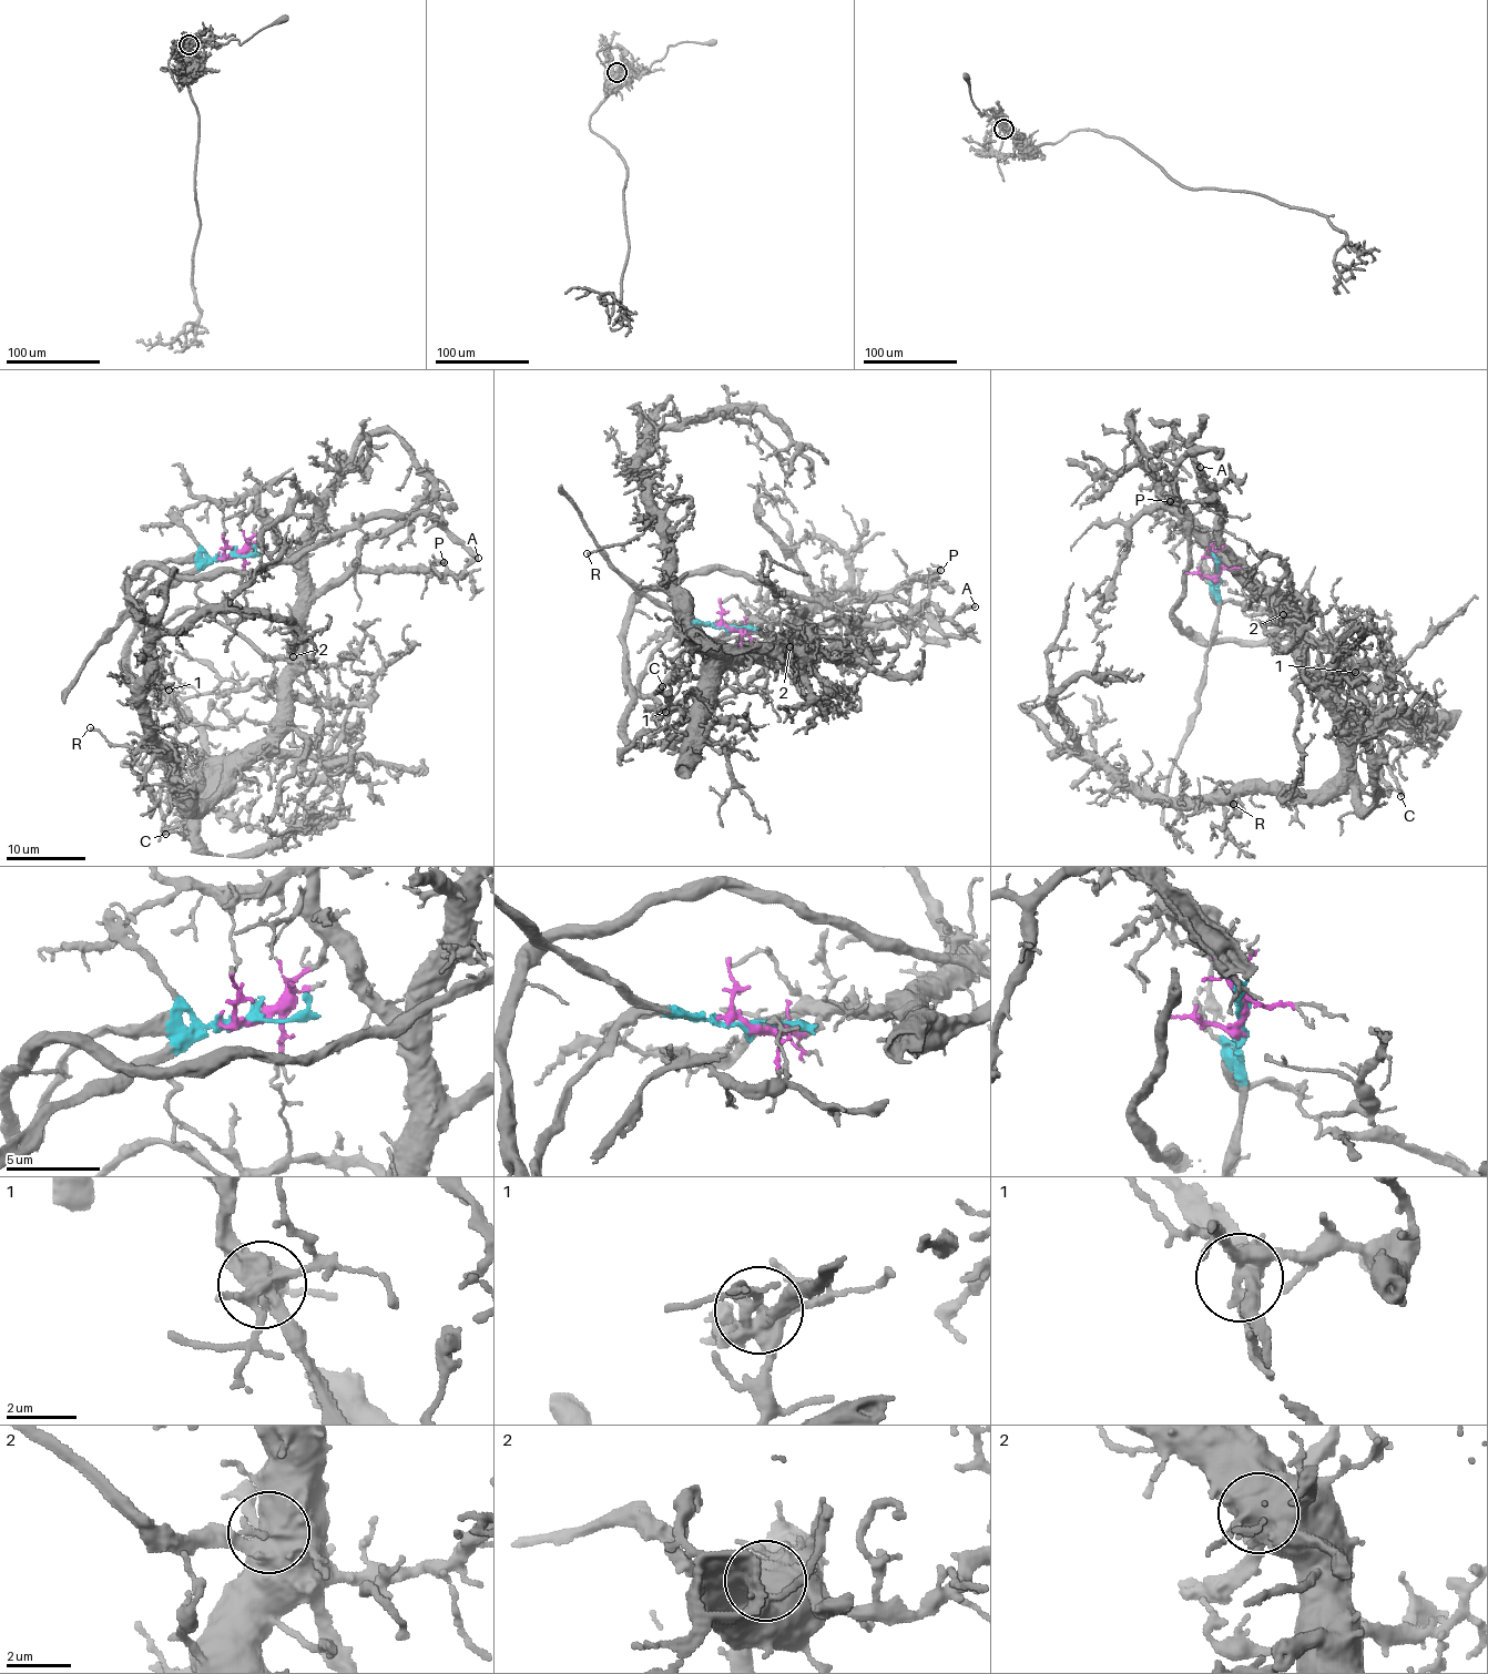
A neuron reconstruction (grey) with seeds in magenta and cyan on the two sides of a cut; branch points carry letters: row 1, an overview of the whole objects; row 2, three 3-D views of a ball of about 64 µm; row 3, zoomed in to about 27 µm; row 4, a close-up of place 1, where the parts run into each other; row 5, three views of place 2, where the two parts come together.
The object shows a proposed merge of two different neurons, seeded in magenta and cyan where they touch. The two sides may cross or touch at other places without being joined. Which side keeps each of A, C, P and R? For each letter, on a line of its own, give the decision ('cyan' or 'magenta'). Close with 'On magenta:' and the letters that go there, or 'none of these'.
A: magenta
C: cyan
P: magenta
R: magenta
On magenta: A, P, R

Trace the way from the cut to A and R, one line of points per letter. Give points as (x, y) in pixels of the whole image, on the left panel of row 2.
A: (230, 557), (265, 524), (315, 588), (328, 589), (343, 575), (355, 572), (418, 569), (456, 577), (478, 557)
R: (230, 557), (265, 524), (293, 565), (299, 606), (279, 715), (231, 779), (190, 800), (177, 762), (90, 727)

